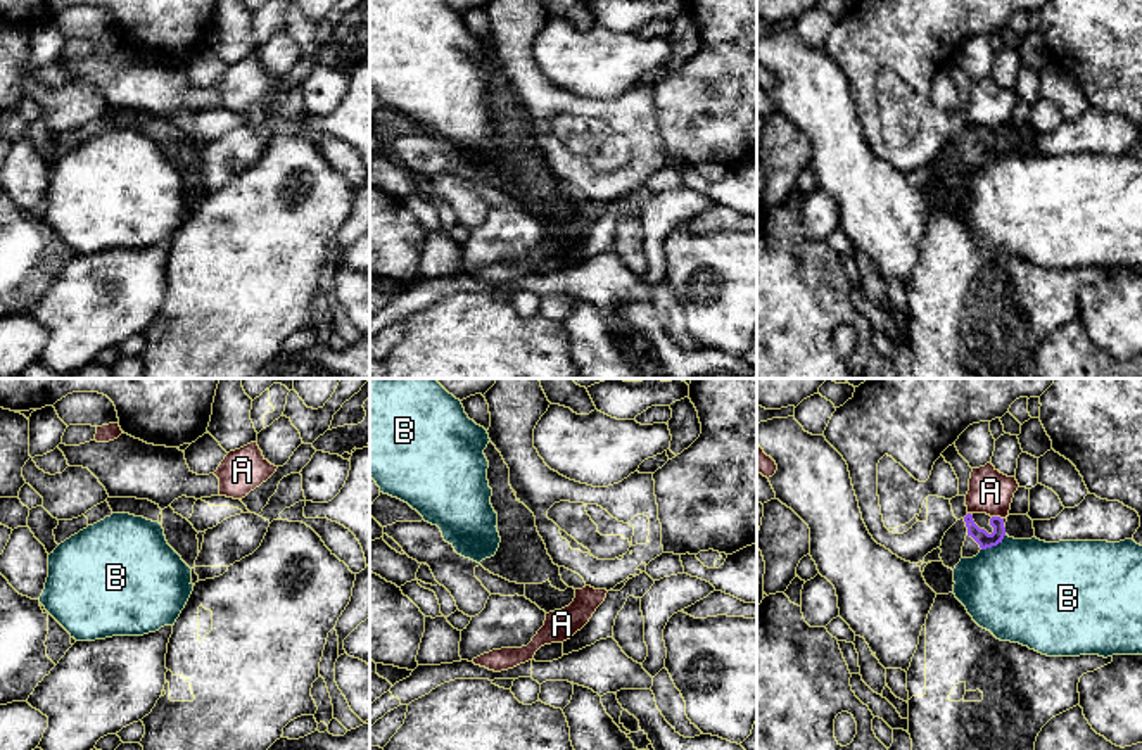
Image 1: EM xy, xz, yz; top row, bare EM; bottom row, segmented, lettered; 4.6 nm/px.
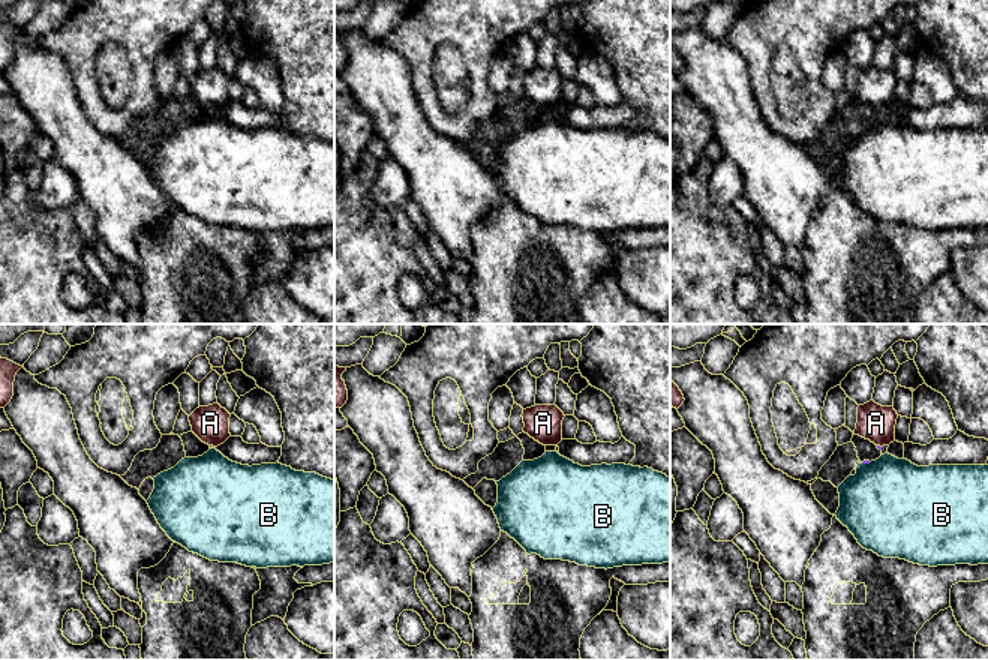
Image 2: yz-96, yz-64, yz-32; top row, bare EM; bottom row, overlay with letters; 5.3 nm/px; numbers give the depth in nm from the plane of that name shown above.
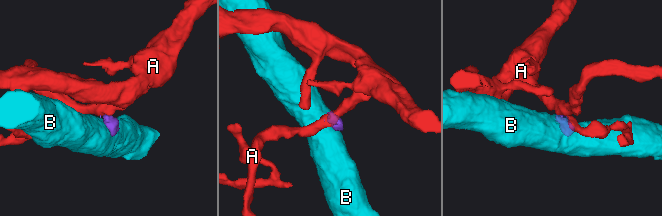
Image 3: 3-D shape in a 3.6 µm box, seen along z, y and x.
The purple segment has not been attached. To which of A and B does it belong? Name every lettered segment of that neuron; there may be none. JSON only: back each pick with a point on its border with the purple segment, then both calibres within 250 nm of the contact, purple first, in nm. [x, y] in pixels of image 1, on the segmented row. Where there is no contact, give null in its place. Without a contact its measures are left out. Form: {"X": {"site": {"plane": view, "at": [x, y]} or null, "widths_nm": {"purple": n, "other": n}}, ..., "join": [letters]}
{"join": []}

